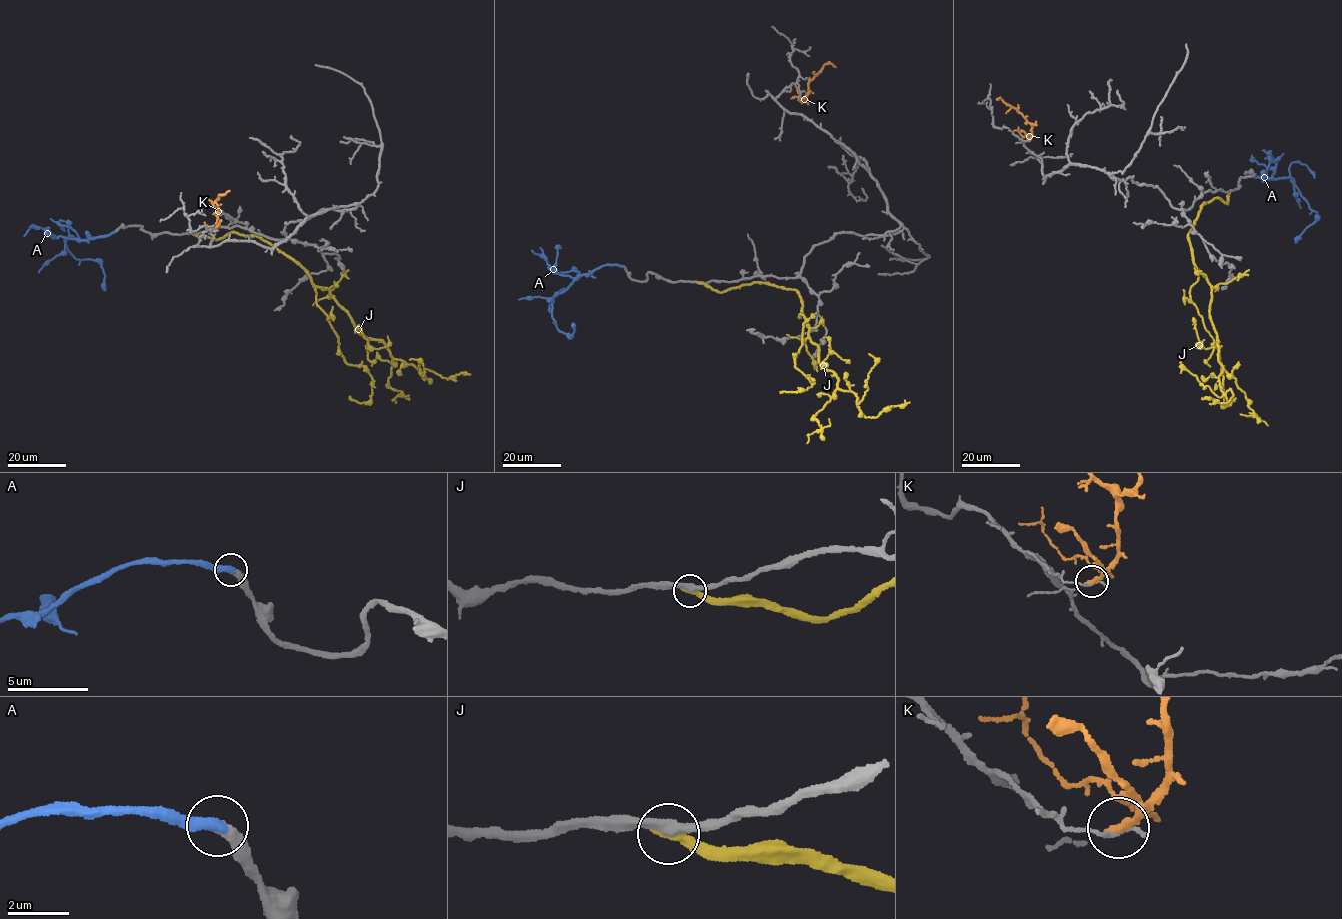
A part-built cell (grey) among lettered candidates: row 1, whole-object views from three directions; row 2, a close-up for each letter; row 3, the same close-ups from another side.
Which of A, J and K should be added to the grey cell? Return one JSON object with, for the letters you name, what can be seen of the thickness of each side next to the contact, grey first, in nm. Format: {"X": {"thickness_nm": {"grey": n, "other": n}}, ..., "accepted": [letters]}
{"A": {"thickness_nm": {"grey": 440, "other": 440}}, "accepted": ["A"]}

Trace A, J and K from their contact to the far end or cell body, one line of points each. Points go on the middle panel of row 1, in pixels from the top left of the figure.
A: (623, 266), (605, 264), (581, 274), (554, 297), (552, 316), (556, 326), (571, 336), (575, 330), (573, 325)
J: (698, 282), (796, 291), (820, 363), (859, 410), (910, 402)
K: (798, 97), (800, 100), (804, 97), (809, 82), (826, 63), (836, 67)

